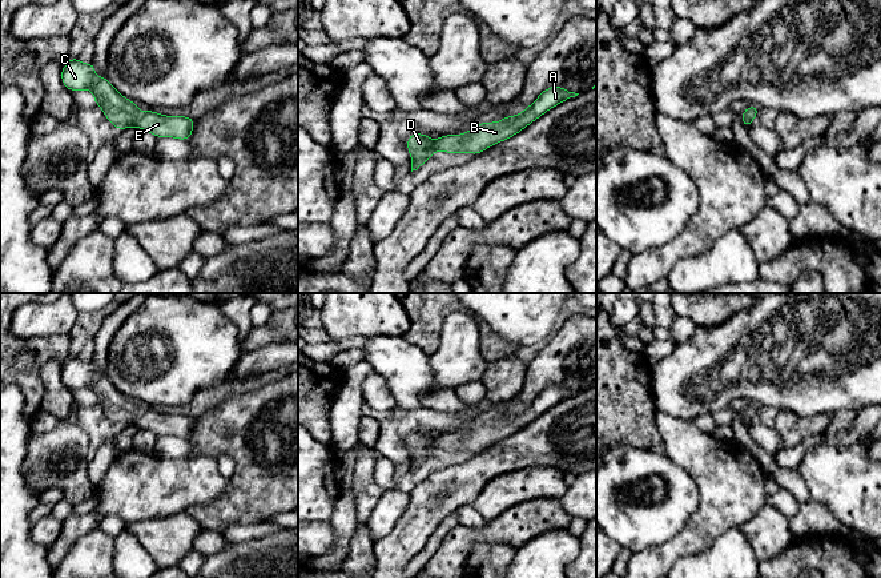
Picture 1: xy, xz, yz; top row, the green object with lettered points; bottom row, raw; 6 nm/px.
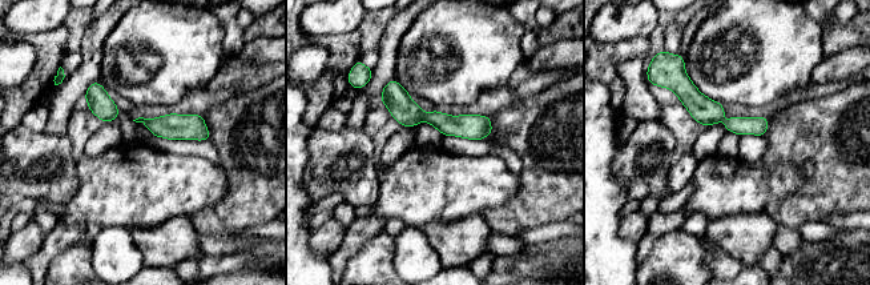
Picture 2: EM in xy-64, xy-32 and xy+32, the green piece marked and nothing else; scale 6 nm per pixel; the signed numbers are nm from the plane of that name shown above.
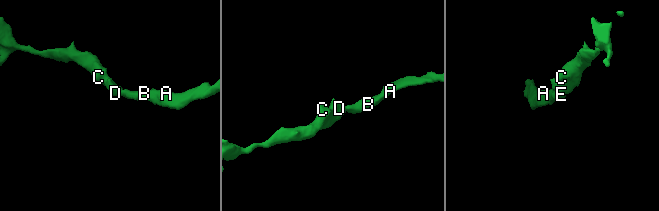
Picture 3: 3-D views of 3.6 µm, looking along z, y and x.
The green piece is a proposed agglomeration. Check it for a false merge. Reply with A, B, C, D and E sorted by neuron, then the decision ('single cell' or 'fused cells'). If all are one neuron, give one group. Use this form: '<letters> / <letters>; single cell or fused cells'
A B C D E; single cell

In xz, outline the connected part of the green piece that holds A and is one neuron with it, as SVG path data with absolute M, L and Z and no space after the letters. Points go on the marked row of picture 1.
M548 87L522 113L506 116L502 121L482 121L463 135L446 135L434 141L427 135L413 133L407 139L407 150L411 154L411 172L421 168L435 150L479 154L484 149L519 133L548 109L578 95L562 87Z

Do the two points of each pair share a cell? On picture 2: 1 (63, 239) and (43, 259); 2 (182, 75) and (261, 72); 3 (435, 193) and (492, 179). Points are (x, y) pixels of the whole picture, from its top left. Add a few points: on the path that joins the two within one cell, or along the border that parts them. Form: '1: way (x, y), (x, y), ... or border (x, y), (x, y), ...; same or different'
1: way (57, 244), (48, 253); same
2: border (226, 56), (214, 76), (204, 87); different
3: way (450, 187), (478, 183); same

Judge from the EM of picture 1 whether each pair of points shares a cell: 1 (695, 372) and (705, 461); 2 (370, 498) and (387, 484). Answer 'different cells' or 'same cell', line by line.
1: different cells
2: different cells

